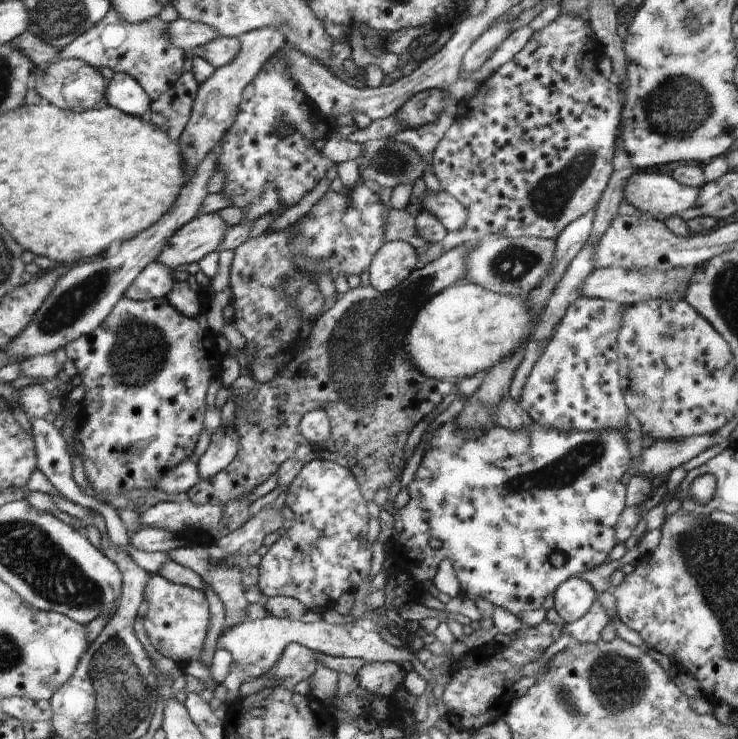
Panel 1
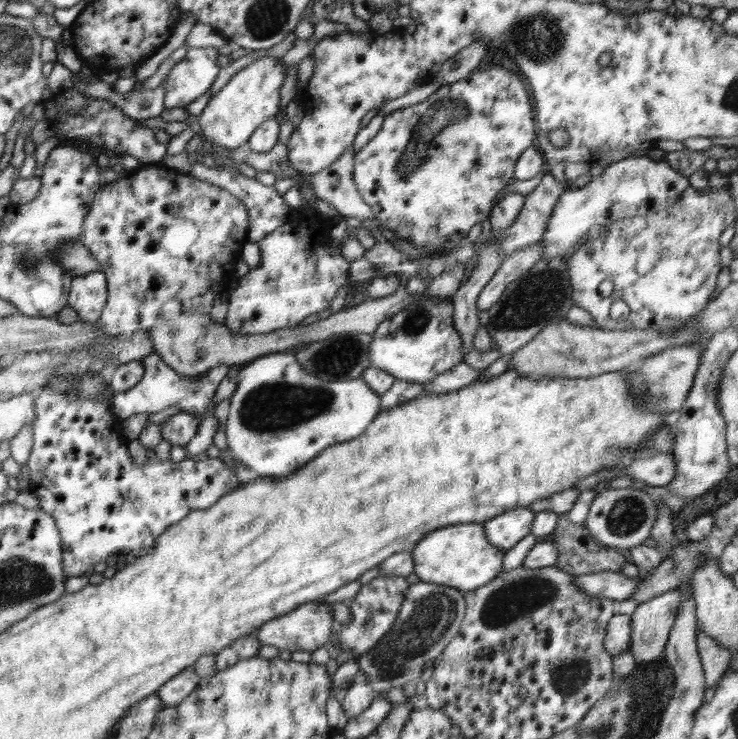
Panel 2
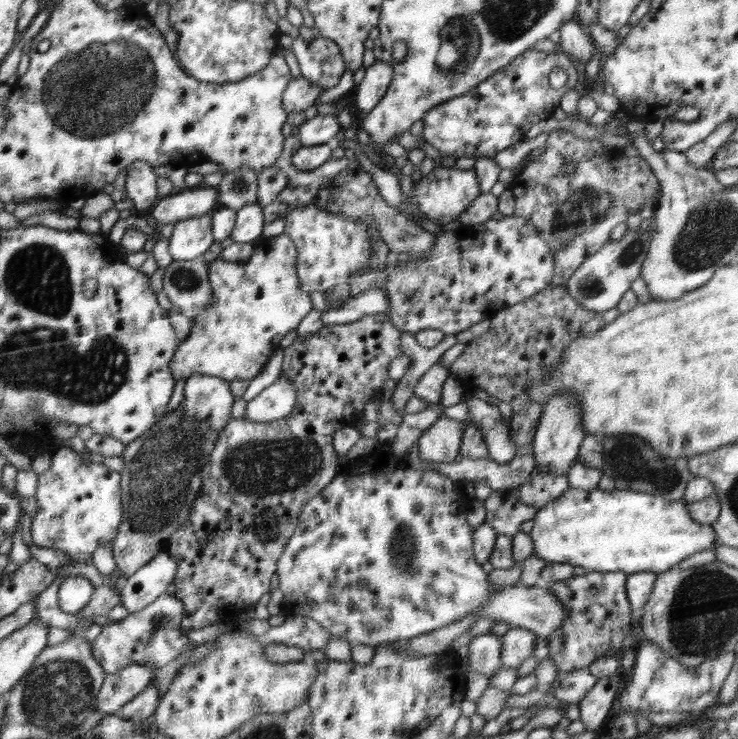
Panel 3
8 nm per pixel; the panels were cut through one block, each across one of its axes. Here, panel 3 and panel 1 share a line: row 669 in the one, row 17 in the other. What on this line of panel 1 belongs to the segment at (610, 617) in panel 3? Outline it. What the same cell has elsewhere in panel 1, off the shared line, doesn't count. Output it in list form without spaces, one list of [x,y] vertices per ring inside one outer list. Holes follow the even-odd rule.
[[[568,12],[559,14],[548,26],[534,31],[532,38],[511,60],[500,66],[491,77],[479,83],[475,96],[458,102],[454,110],[455,119],[450,128],[444,132],[444,136],[432,153],[432,172],[438,180],[441,190],[451,194],[468,210],[468,218],[466,218],[466,224],[462,230],[447,232],[441,242],[442,252],[448,252],[464,243],[478,243],[488,234],[555,240],[573,220],[597,207],[604,190],[606,190],[610,175],[614,172],[612,161],[621,121],[620,112],[622,112],[622,104],[618,98],[619,85],[608,82],[608,79],[605,79],[598,71],[599,57],[602,53],[602,44],[596,38],[589,20],[582,20],[580,16],[572,16]]]

